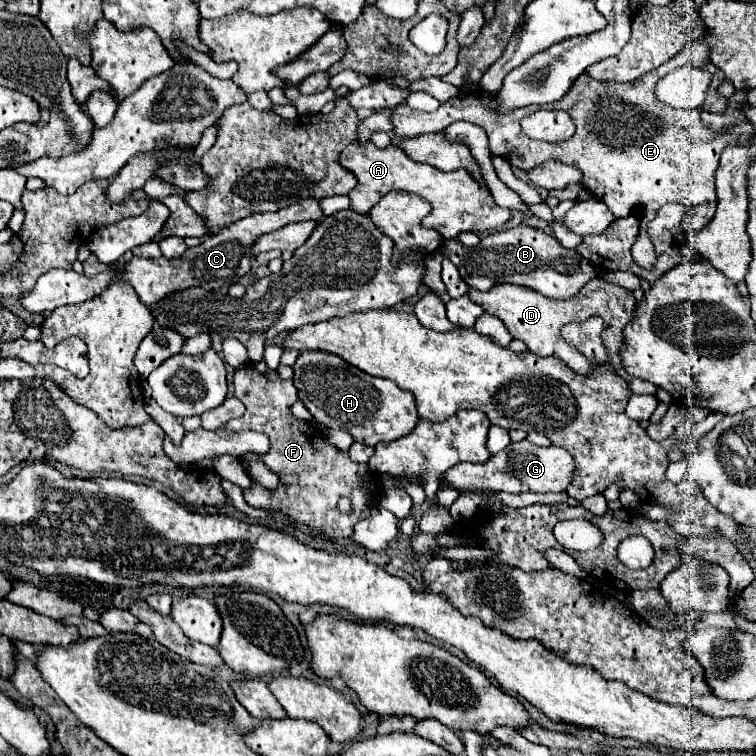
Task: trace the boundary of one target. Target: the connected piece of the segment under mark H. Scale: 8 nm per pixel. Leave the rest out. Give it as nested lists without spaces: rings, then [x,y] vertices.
[[[303,351],[297,357],[293,371],[293,383],[299,391],[299,399],[311,411],[313,419],[327,425],[327,429],[345,429],[363,445],[379,445],[399,439],[411,433],[419,421],[411,393],[399,389],[393,381],[363,373],[333,353]]]

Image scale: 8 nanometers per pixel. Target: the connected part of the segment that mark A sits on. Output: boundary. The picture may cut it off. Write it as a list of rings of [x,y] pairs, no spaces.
[[[369,141],[367,145],[363,145],[363,149],[359,149],[355,143],[351,143],[345,147],[341,161],[349,171],[355,173],[359,181],[357,187],[349,193],[351,209],[355,209],[357,213],[369,213],[373,205],[379,203],[379,199],[389,191],[395,191],[395,189],[411,191],[421,195],[433,205],[433,211],[423,219],[423,227],[439,231],[445,239],[453,239],[463,231],[483,233],[483,231],[499,229],[513,215],[509,209],[499,207],[493,195],[487,189],[483,189],[483,185],[479,185],[475,177],[467,173],[467,169],[445,173],[431,165],[411,161],[399,147],[393,147],[393,145],[387,149],[379,149]]]

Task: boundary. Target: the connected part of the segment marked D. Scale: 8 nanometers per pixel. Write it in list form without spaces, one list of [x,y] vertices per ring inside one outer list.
[[[595,277],[579,291],[579,295],[575,295],[567,301],[553,301],[553,299],[549,299],[549,297],[537,293],[537,291],[531,291],[527,287],[519,287],[519,285],[509,285],[509,283],[495,285],[487,293],[469,289],[469,297],[471,297],[473,303],[481,305],[487,313],[499,317],[505,323],[505,327],[509,329],[509,333],[513,335],[513,339],[521,339],[529,347],[531,353],[535,353],[535,355],[555,355],[561,361],[565,361],[579,375],[591,375],[593,373],[593,361],[587,359],[581,351],[577,351],[573,345],[569,345],[561,337],[561,327],[567,325],[567,323],[585,321],[593,315],[607,315],[607,355],[609,355],[609,361],[611,361],[611,367],[613,367],[615,375],[623,377],[629,383],[631,393],[655,395],[655,391],[657,391],[655,385],[651,385],[647,381],[627,377],[627,373],[623,373],[623,367],[621,367],[621,361],[619,361],[619,345],[621,345],[621,339],[623,339],[623,327],[631,321],[631,315],[635,311],[635,297],[629,289],[607,283],[601,277]]]

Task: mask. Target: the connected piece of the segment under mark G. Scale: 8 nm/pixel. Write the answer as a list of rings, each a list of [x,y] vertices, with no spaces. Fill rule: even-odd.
[[[529,441],[507,445],[503,451],[493,455],[487,463],[459,463],[451,467],[443,483],[453,485],[459,491],[505,491],[505,493],[561,493],[567,489],[573,477],[573,461],[565,449],[559,447],[537,447]]]

